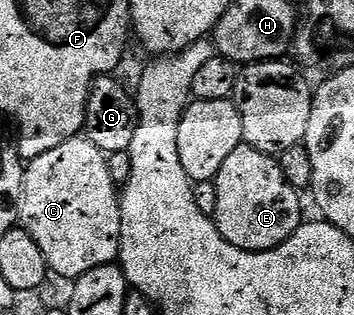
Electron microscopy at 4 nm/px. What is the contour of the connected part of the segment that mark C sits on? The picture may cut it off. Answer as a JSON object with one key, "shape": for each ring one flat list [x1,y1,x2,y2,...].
{"shape":[[79,135,72,140,62,142,62,146,54,146,54,150,46,150,46,154,27,161,24,170,24,185,22,186,22,198,20,199,20,219,18,224,19,227,26,230,26,234,30,234,30,238,34,238,34,242,38,242,38,250,42,250,42,258,46,258,49,269,55,275,57,272,58,275,65,276,68,282,79,280,82,274,90,274,90,270,98,270,98,266,116,264,120,258,122,218,120,217,120,192,118,191,118,185,110,178,108,156,102,150,98,150,98,146,94,146,94,142,90,142,83,135]]}

